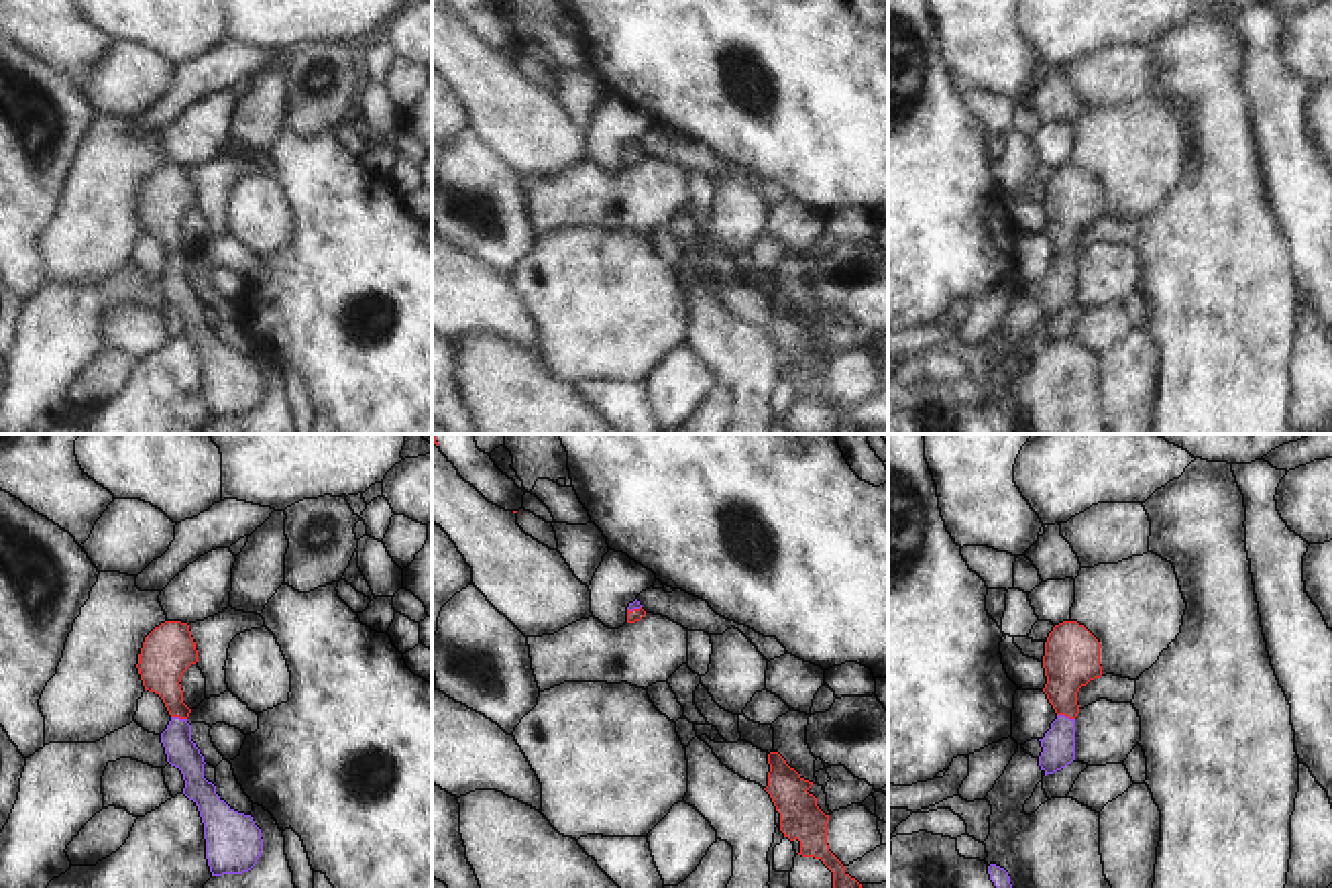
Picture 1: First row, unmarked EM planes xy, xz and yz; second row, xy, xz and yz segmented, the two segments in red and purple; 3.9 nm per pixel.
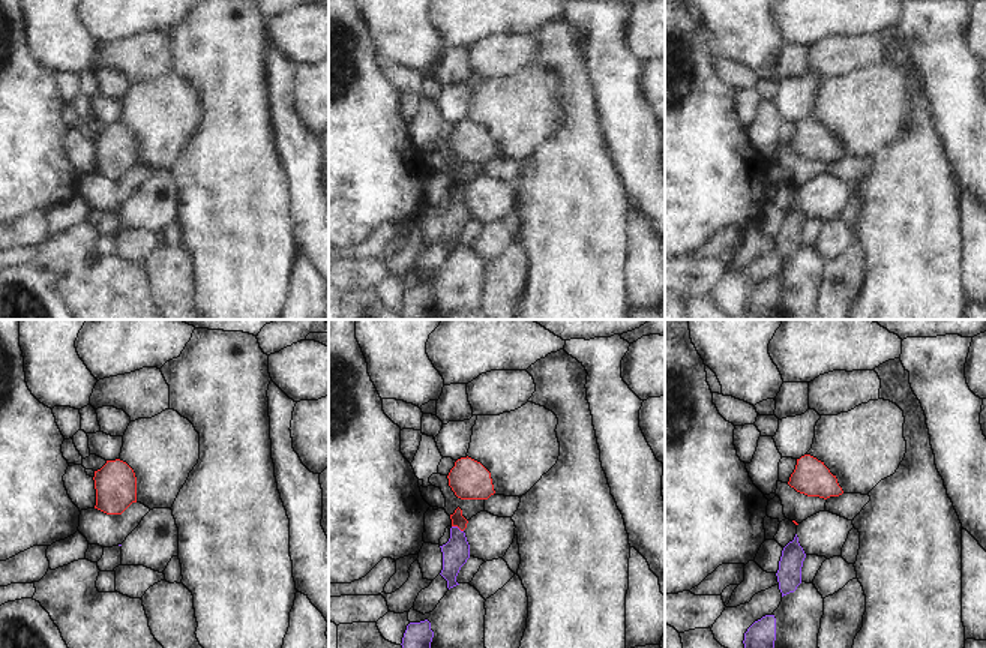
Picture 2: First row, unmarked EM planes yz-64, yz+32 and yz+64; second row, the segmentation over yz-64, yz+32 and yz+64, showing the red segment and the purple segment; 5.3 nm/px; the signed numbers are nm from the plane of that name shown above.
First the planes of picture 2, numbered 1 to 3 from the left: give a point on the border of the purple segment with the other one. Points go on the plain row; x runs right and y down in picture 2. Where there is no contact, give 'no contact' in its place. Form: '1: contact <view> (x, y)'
1: no contact
2: contact yz+32 (458, 191)
3: no contact

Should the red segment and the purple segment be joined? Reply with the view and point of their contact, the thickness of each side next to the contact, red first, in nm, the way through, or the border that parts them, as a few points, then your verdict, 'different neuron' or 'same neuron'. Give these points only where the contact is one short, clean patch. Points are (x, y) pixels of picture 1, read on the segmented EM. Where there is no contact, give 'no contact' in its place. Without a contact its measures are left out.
meets red in yz at (1066, 715); 220 nm thick on the red side, 130 nm on the other; runs through yz (1072, 654), (1066, 673), (1066, 715), (1058, 744); same neuron

